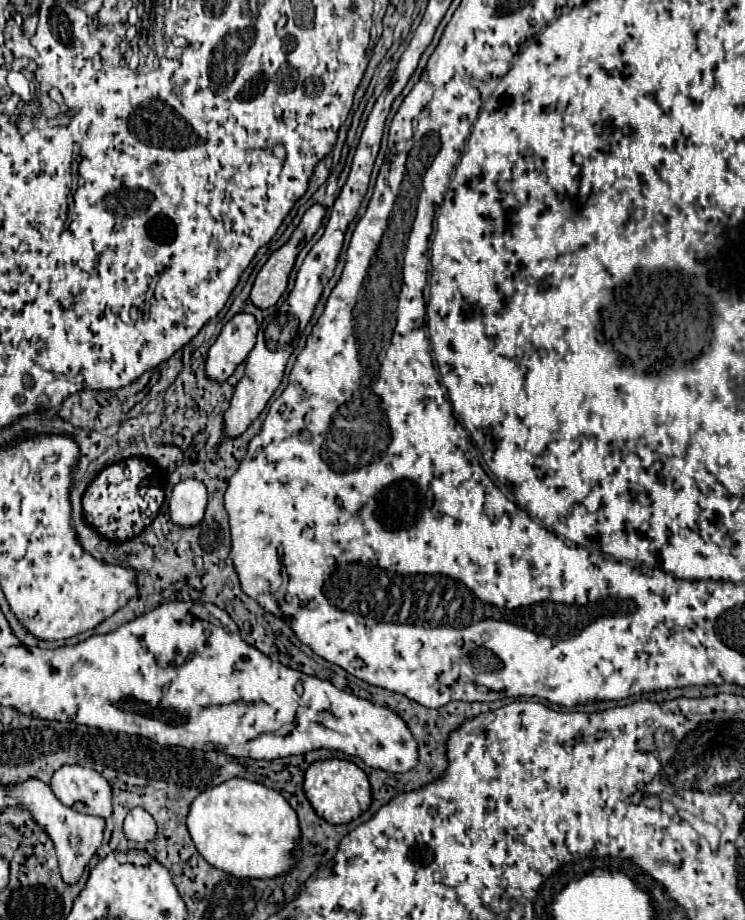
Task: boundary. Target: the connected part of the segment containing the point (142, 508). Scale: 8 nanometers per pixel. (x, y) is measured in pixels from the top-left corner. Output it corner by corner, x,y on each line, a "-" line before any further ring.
128,457
128,461
118,461
104,467
96,479
88,485
82,505
86,521
110,541
128,541
142,533
156,517
158,509
152,505
164,503
164,483
160,473
148,465
142,457

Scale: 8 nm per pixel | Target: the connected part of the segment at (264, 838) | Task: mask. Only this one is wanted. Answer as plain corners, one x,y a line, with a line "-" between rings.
230,779
206,789
190,805
188,831
210,865
240,879
272,879
296,865
300,843
296,811
278,791
260,783

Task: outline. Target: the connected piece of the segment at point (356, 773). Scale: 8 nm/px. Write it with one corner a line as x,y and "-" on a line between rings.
326,759
312,763
304,777
304,791
316,813
320,813
320,817
332,825
342,825
358,819
372,803
372,789
366,773
352,761
344,759

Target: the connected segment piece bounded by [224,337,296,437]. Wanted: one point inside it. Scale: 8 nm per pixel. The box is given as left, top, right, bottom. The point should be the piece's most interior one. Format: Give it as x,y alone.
264,367

